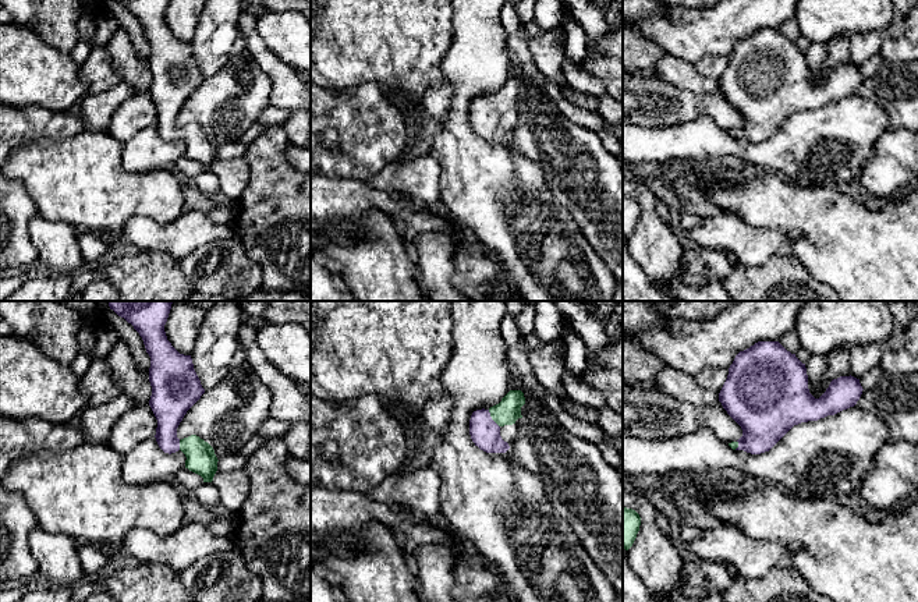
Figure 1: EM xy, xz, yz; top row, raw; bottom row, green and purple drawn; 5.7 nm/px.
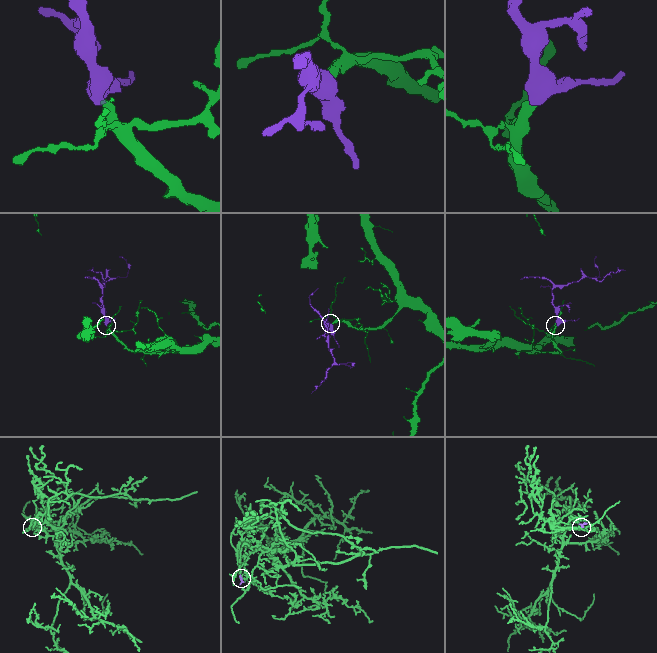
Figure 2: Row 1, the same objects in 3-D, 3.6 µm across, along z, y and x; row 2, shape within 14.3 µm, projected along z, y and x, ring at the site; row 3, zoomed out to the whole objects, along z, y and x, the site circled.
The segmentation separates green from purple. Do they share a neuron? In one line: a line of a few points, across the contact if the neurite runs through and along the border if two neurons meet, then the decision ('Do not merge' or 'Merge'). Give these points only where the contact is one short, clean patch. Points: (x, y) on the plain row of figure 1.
Line: xz (507, 99), (492, 106), (485, 113), (485, 120). Merge

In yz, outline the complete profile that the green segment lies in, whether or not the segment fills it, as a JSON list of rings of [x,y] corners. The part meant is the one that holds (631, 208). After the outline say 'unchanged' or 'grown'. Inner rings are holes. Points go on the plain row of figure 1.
[[[623,195],[623,236],[625,238],[632,234],[639,219],[639,213],[639,202],[632,196]]]; unchanged

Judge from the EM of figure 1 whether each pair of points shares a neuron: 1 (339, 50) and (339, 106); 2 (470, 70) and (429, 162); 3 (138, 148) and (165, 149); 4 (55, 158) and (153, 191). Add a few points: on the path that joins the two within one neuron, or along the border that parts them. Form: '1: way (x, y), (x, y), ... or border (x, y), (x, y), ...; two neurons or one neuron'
1: border (360, 85), (341, 91), (325, 89); two neurons
2: border (431, 153), (438, 160), (440, 169), (440, 187); two neurons
3: way (145, 148), (158, 149); one neuron
4: way (80, 180), (92, 191), (128, 191); one neuron

